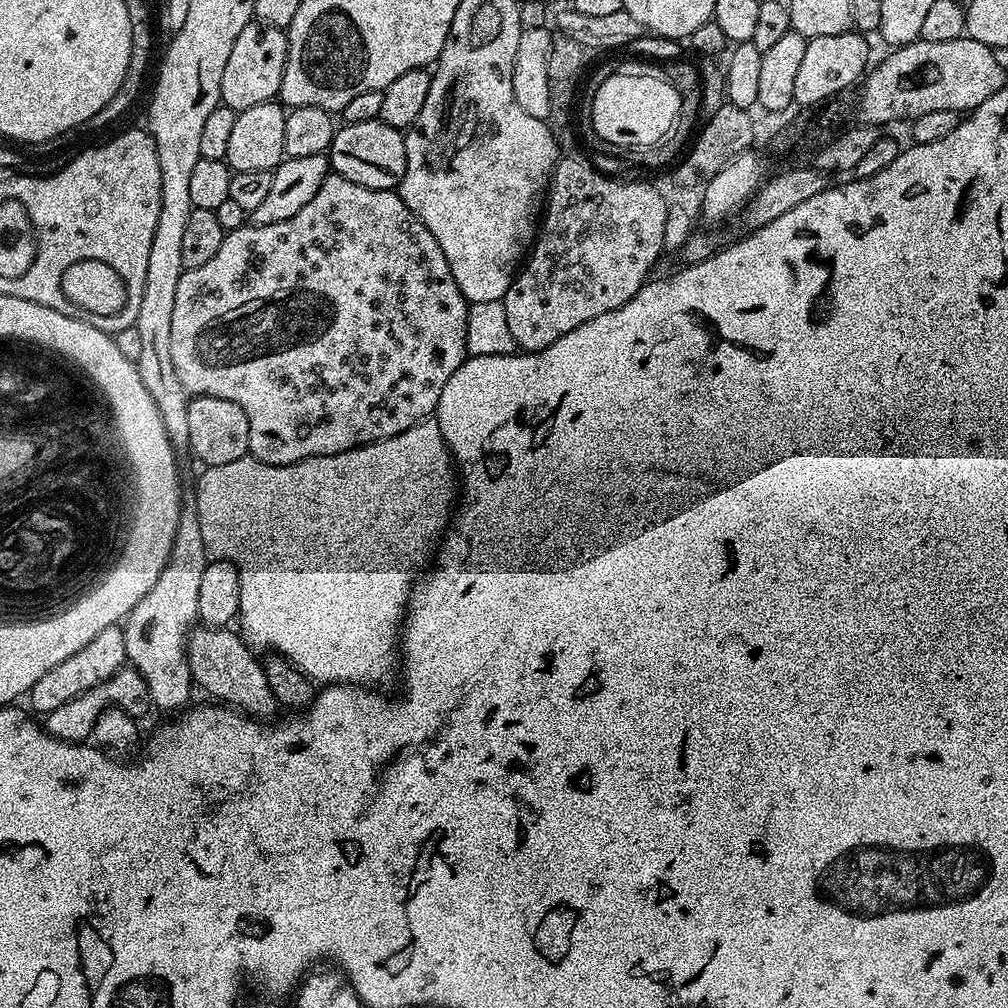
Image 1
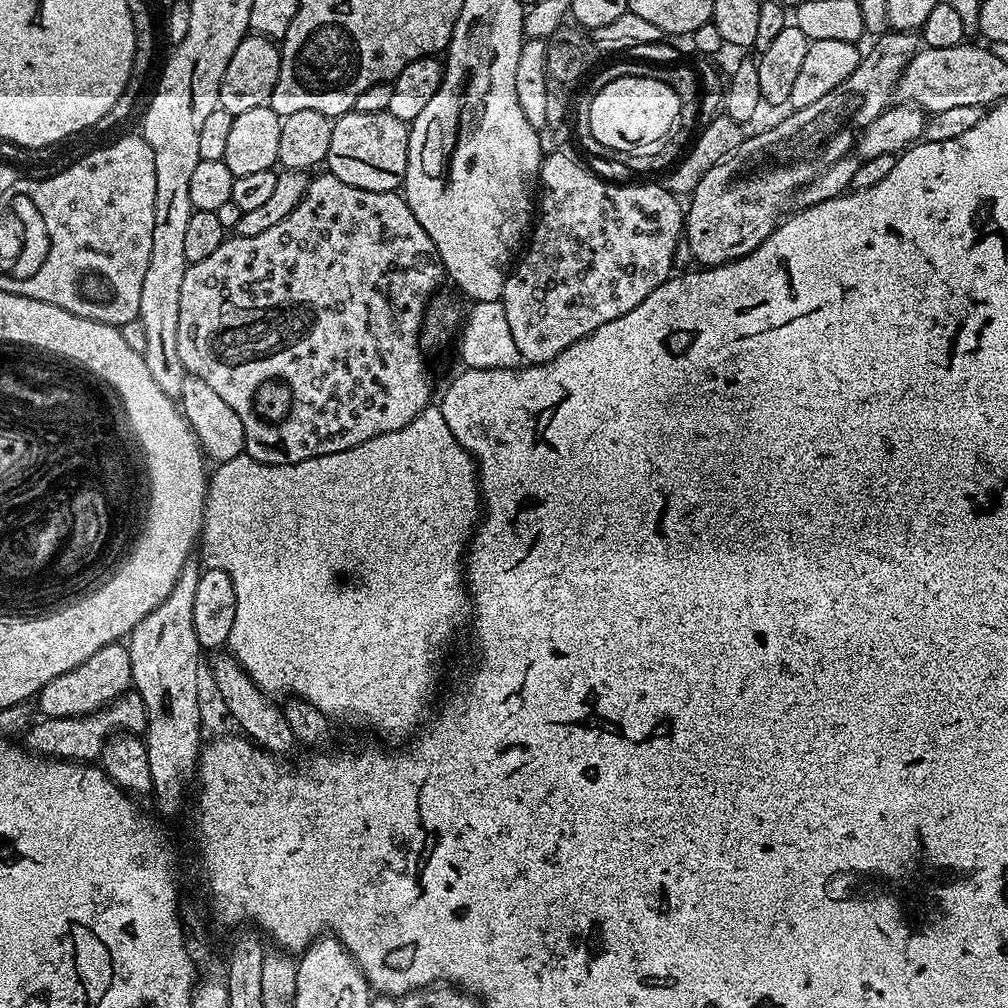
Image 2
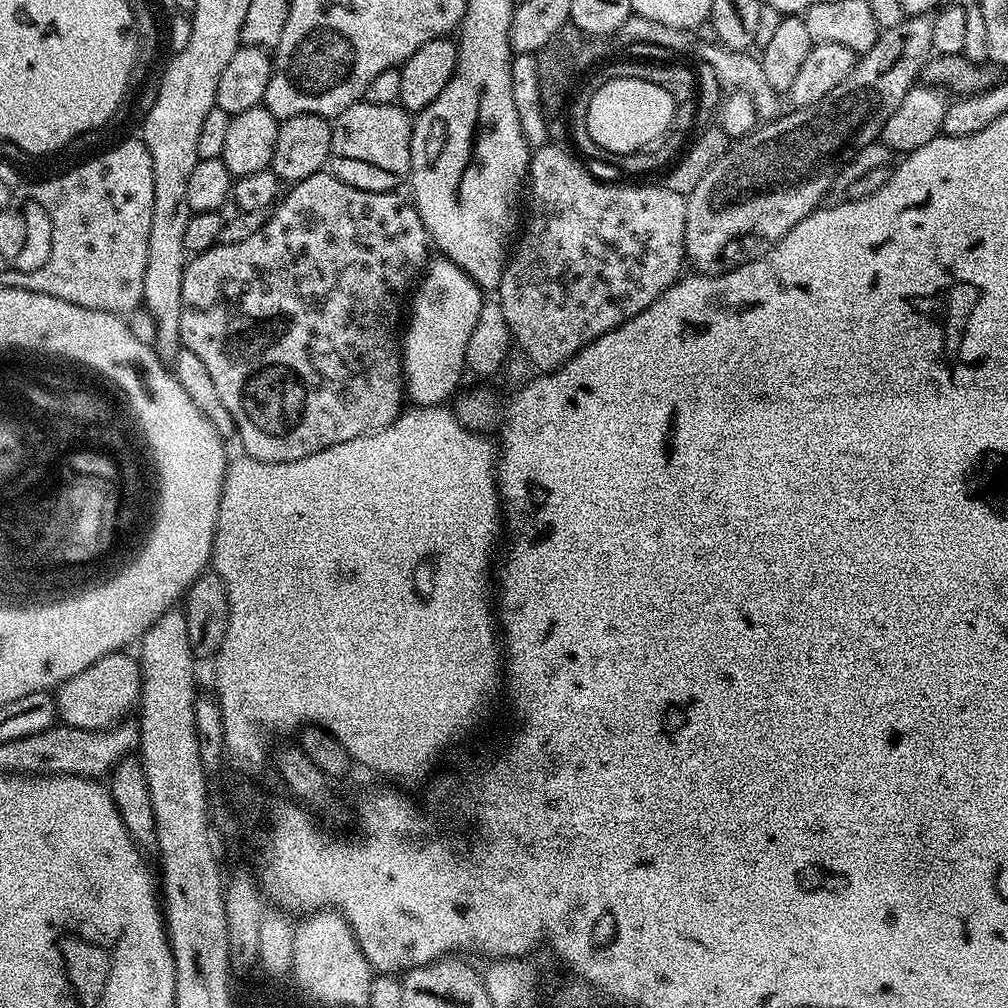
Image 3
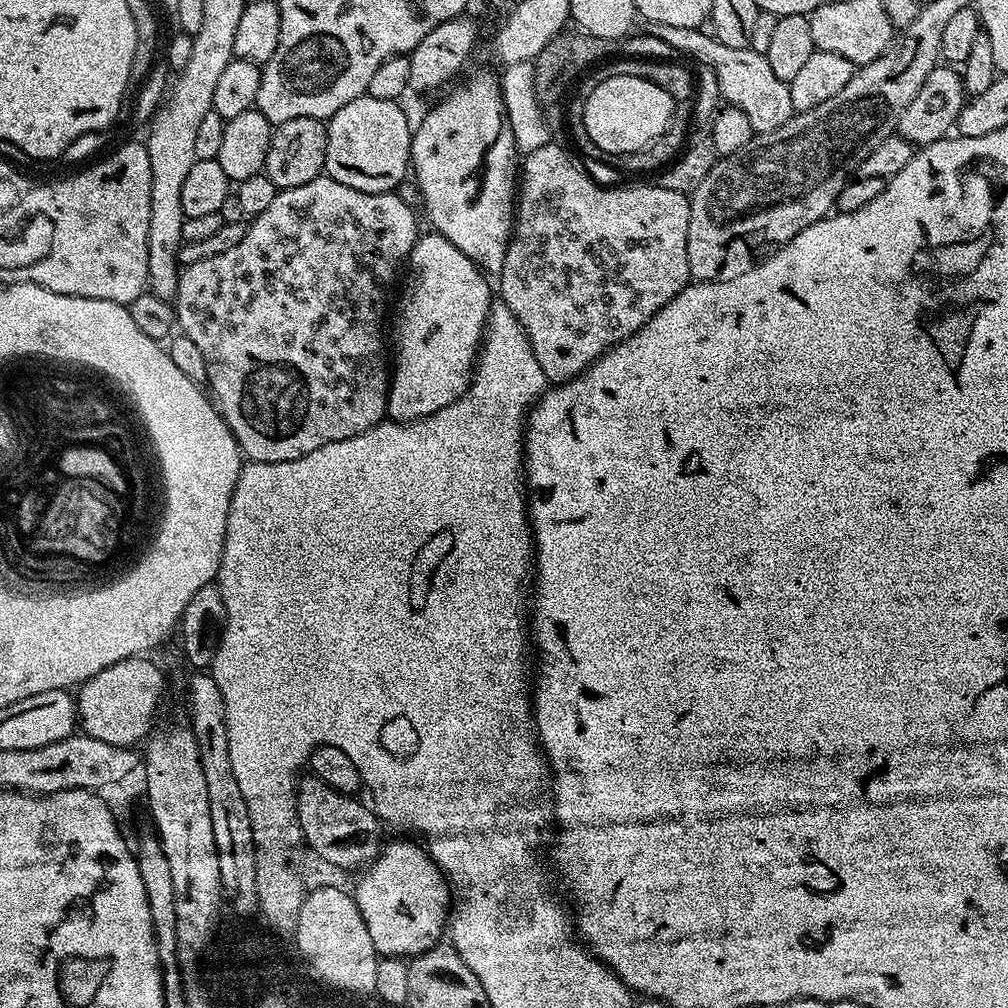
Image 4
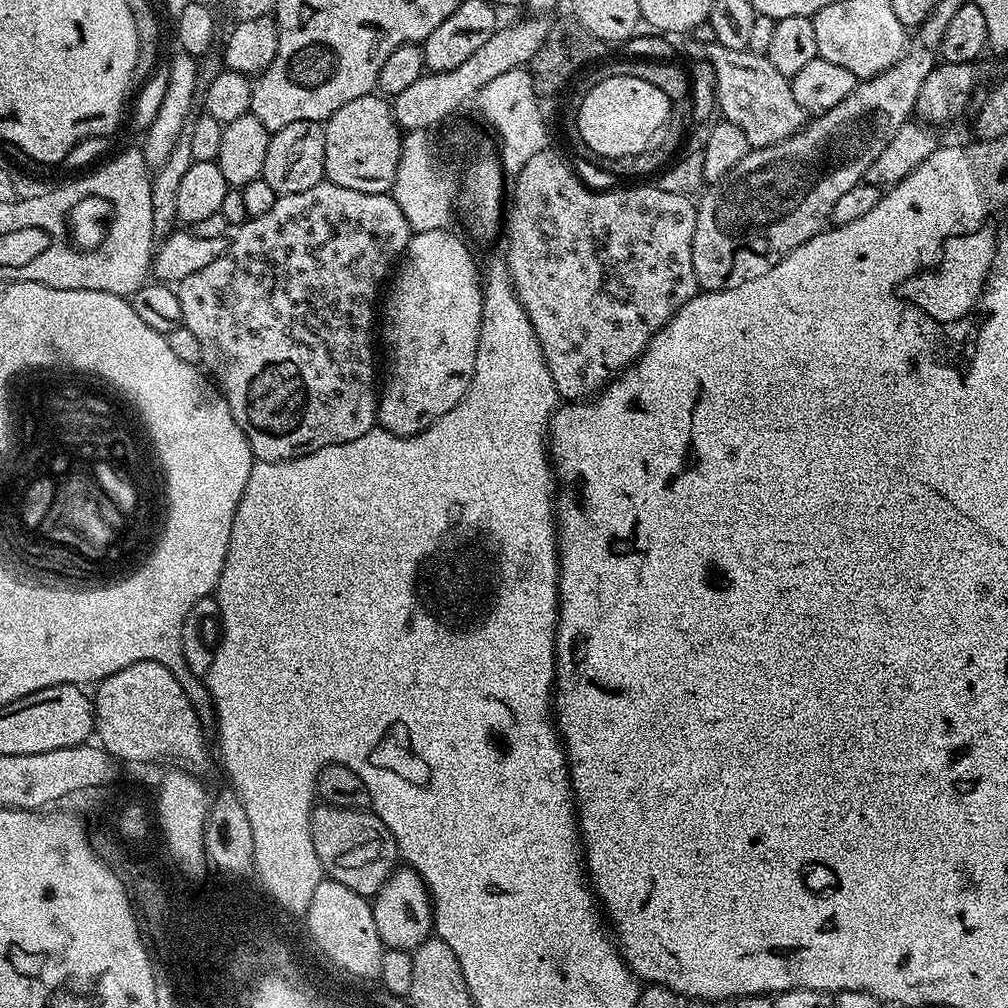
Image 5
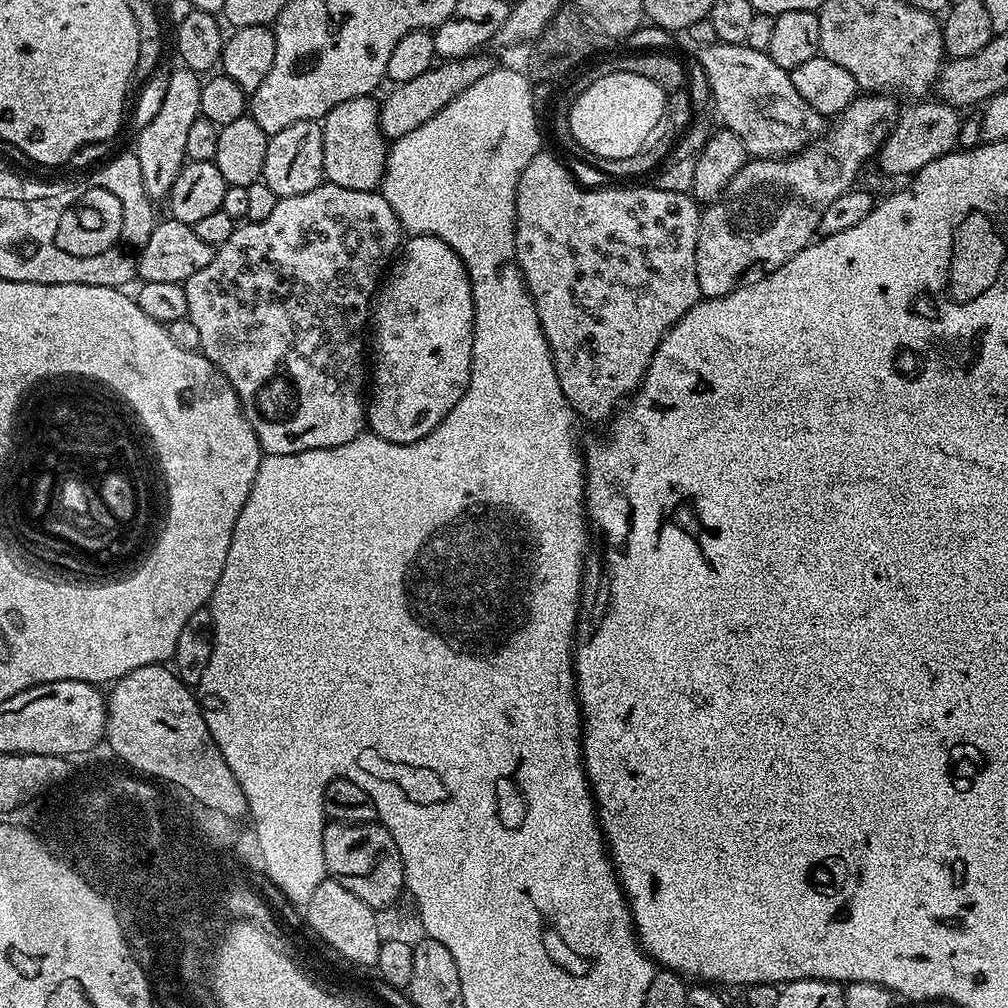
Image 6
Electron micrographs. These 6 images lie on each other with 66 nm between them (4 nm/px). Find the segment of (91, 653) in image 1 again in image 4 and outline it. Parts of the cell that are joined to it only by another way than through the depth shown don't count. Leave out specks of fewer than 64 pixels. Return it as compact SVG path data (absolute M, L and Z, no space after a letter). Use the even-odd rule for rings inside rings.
M141 654L114 662L114 666L106 666L106 670L79 685L74 699L78 728L83 735L116 747L130 748L139 745L153 731L152 719L164 696L164 676L159 666L148 659L152 658Z

